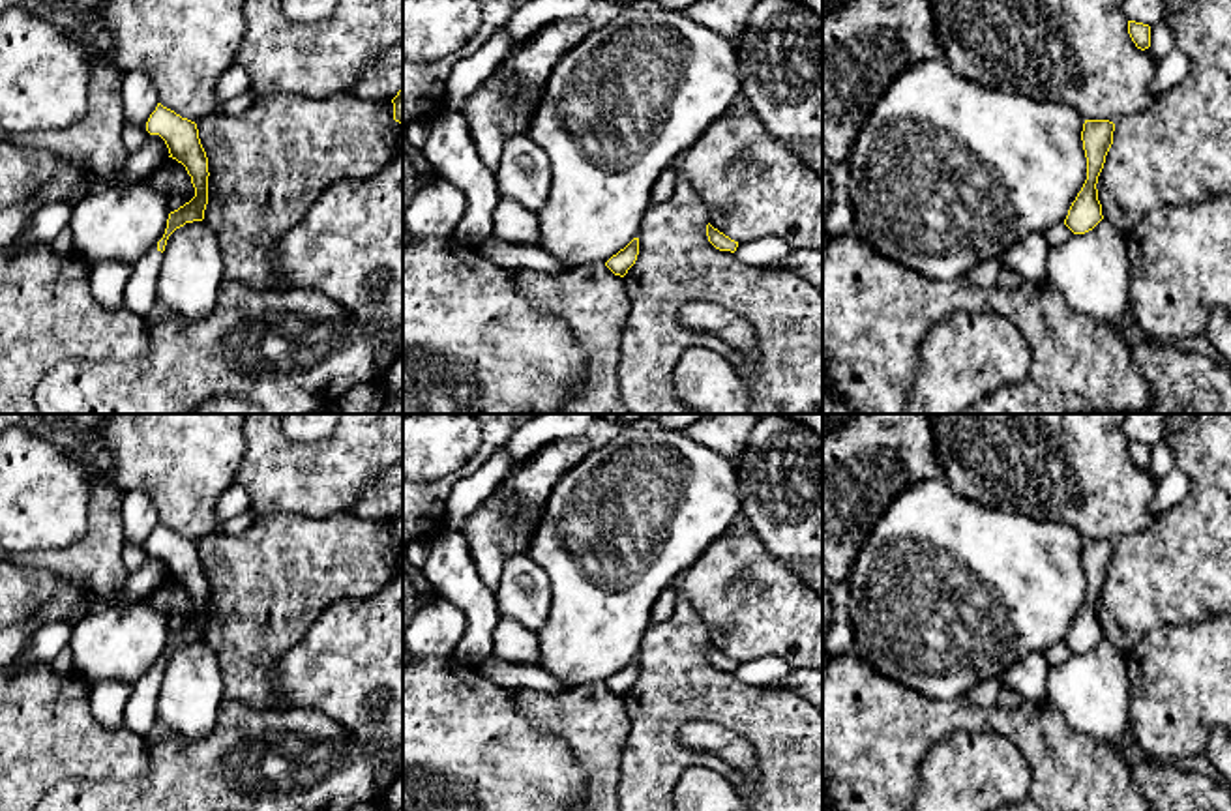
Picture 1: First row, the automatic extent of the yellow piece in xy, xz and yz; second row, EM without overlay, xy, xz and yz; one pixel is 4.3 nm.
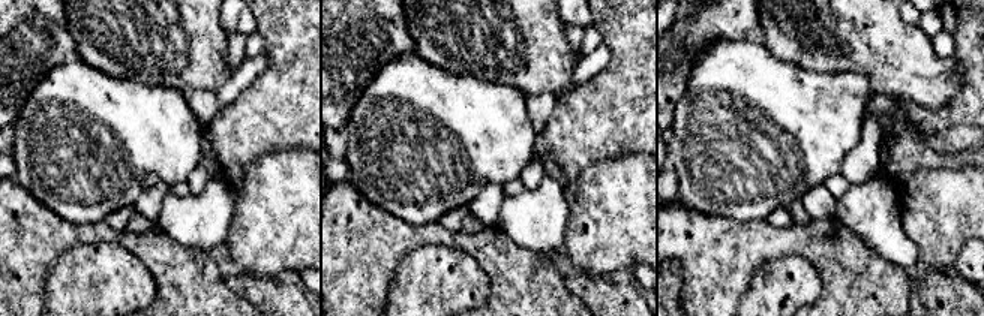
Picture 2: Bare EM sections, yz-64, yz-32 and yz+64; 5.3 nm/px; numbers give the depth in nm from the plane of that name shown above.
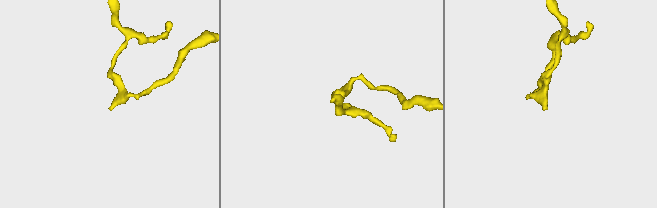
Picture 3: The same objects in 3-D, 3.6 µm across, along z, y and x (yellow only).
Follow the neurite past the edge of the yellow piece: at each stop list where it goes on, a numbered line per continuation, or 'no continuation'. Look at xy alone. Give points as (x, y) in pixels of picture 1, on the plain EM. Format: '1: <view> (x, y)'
1: xy (139, 716)

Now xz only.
no continuation

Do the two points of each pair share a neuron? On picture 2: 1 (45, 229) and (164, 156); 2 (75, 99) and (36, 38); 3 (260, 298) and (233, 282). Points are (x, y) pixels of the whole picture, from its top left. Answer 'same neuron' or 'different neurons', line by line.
1: different neurons
2: different neurons
3: same neuron

